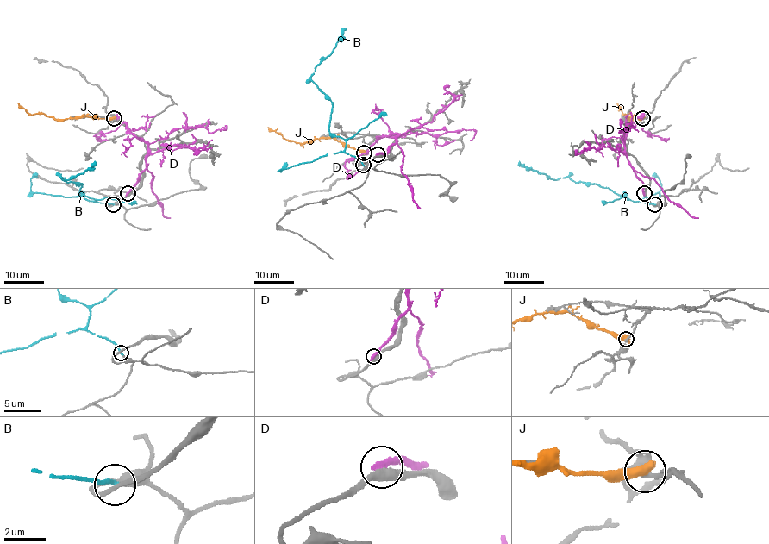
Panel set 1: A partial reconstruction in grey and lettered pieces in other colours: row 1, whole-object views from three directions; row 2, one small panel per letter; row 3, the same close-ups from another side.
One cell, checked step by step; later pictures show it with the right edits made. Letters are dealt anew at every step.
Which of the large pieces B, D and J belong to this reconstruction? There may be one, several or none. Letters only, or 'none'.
B

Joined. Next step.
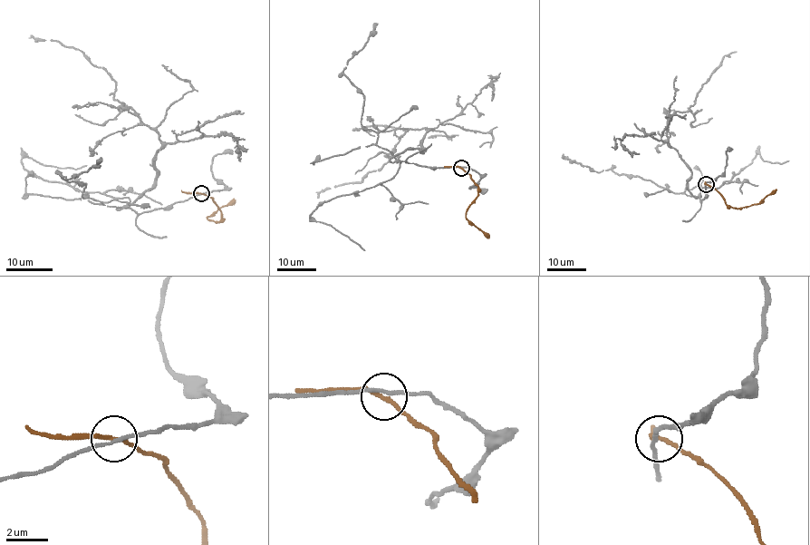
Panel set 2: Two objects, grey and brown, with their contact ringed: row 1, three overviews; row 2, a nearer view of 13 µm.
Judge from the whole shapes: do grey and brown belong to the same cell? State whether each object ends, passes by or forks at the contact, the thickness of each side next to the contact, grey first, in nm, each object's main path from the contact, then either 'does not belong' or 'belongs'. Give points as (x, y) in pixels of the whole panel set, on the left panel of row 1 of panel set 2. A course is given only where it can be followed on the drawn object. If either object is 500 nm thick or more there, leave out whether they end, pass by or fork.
grey passes by; brown passes by; 160 nm thick on the grey side, 170 nm on the other; grey runs (202, 193), (139, 213), (122, 208), (154, 183), (159, 135), (113, 98), (102, 67), (30, 35); brown runs (201, 193), (212, 199), (220, 211), (219, 221), (209, 220), (207, 217), (235, 199); belongs

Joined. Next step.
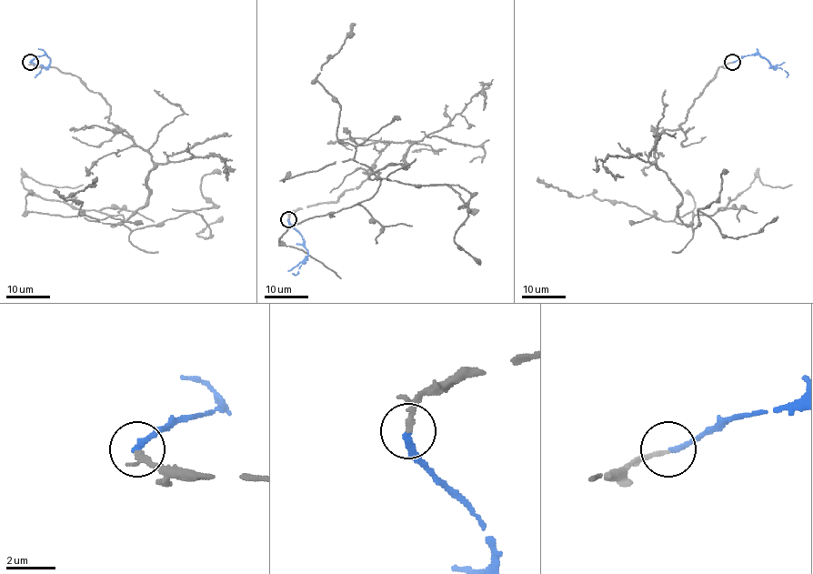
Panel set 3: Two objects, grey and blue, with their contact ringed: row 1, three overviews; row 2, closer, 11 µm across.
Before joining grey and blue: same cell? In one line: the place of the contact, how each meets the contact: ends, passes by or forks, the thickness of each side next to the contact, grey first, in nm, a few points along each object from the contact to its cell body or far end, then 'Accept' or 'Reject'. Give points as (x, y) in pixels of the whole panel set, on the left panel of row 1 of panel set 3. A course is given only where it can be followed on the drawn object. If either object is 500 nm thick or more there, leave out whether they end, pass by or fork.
Place: (30, 62). At the ring grey ends. At the ring blue ends. Thickness 180 nm (grey) against 220 nm. Course of grey: (31, 63), (98, 92), (151, 156), (147, 202), (118, 225), (21, 180), (83, 185). Course of blue: (31, 61), (43, 55), (49, 58), (49, 64), (34, 76). Accept

